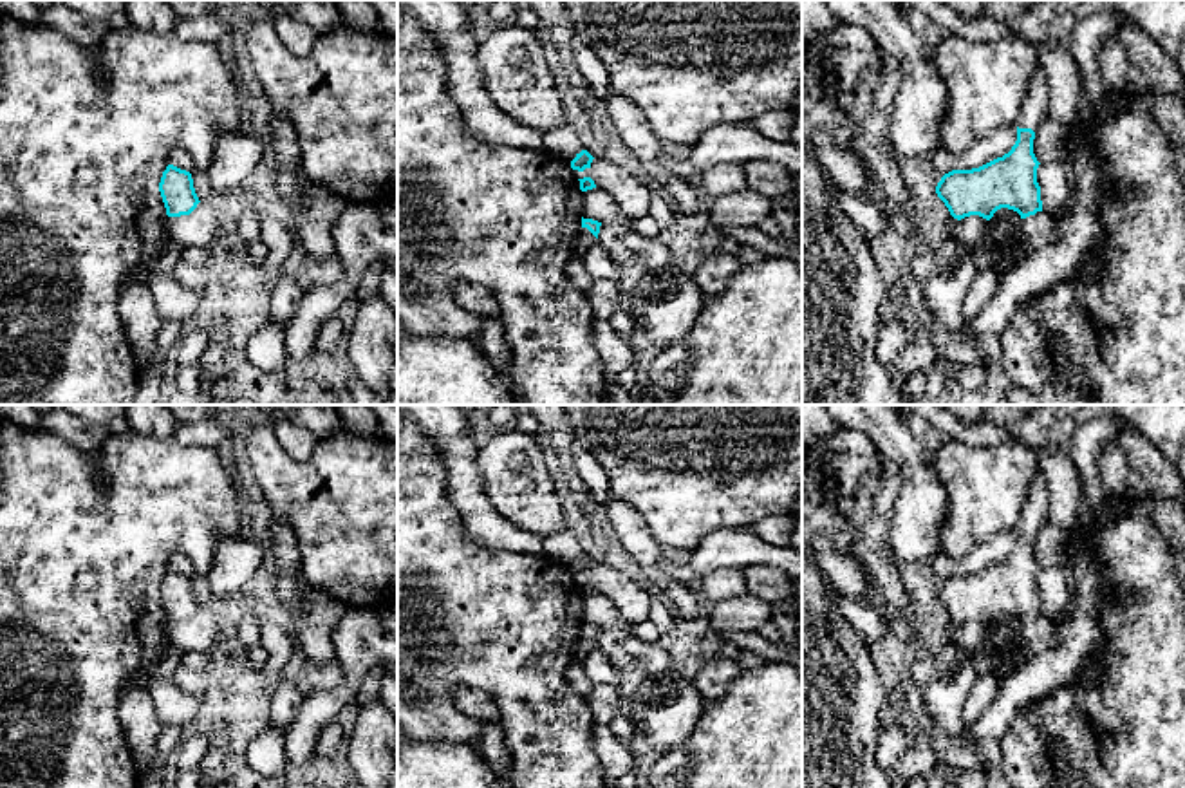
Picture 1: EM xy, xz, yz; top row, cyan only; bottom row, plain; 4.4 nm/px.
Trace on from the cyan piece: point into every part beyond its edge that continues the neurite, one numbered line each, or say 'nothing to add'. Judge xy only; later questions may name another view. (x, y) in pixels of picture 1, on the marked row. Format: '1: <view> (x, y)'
nothing to add

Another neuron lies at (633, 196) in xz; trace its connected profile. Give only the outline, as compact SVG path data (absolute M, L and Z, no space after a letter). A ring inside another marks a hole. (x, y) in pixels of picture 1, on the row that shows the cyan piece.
M592 159L591 166L583 172L573 170L578 179L591 177L594 184L605 190L618 204L627 220L634 222L648 213L652 197L650 186L623 172L618 164L605 159Z

